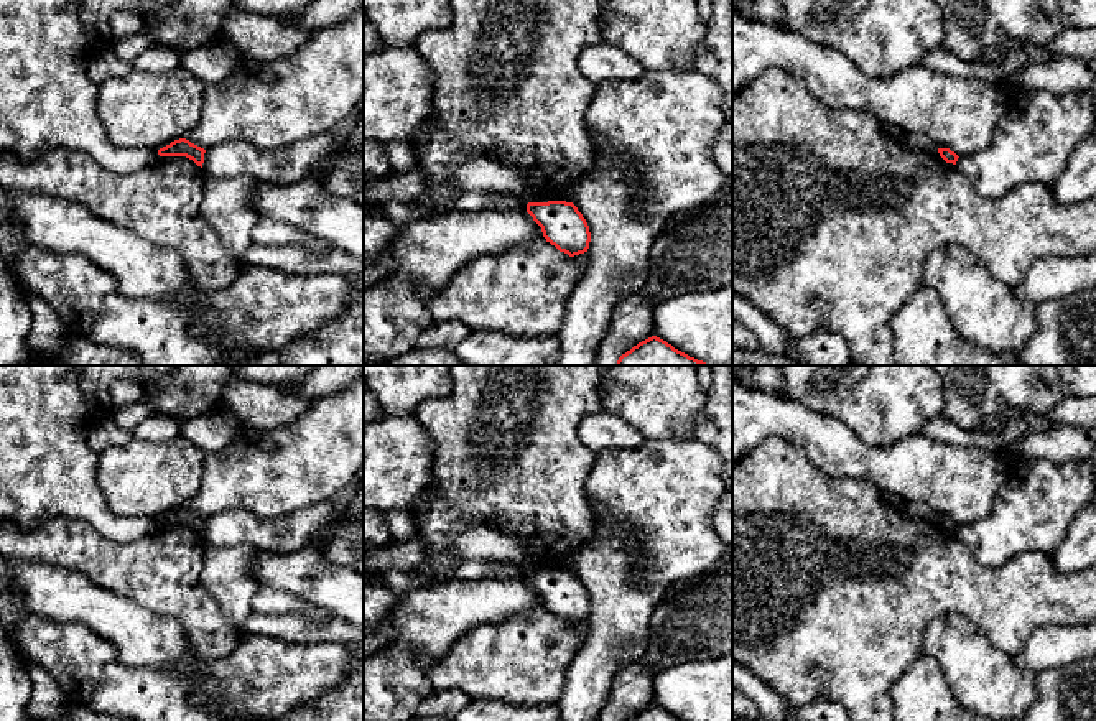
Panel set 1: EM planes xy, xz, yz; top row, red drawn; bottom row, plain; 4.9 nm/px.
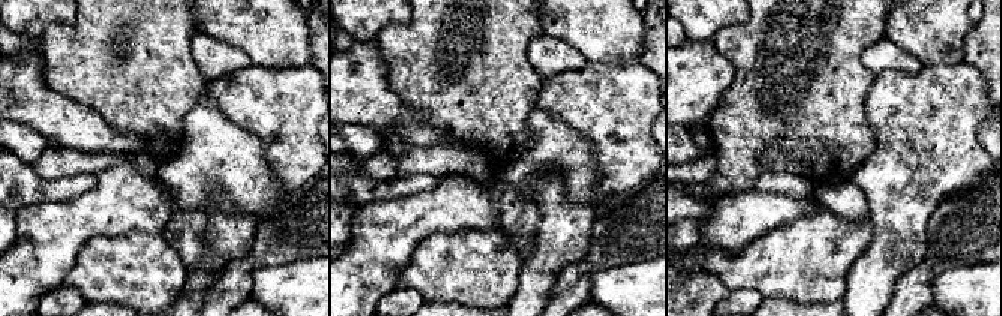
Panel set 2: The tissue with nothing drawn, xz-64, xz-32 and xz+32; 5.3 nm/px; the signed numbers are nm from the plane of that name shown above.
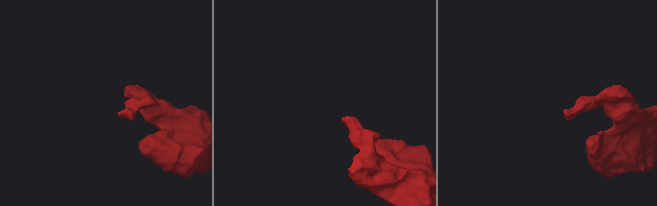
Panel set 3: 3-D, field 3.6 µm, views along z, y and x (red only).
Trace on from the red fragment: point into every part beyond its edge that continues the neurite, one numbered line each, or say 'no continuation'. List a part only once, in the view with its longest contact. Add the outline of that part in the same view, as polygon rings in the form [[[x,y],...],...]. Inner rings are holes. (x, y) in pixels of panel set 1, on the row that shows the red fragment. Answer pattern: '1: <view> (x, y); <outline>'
no continuation

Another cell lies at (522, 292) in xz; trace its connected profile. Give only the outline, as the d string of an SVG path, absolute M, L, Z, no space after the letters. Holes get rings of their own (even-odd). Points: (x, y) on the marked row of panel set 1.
M540 237L530 247L512 247L497 255L482 255L459 268L439 290L423 288L434 321L448 318L464 323L472 331L497 331L515 337L556 336L564 316L568 298L587 265L587 252L569 257Z

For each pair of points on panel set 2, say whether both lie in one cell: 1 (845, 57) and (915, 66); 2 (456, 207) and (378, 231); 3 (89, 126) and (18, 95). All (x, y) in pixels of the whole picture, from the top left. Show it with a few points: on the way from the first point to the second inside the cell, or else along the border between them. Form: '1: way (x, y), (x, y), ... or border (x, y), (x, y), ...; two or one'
1: border (885, 38), (861, 56), (875, 75); two
2: way (437, 211), (416, 216), (398, 225); one
3: way (71, 125), (63, 123), (36, 105); one

